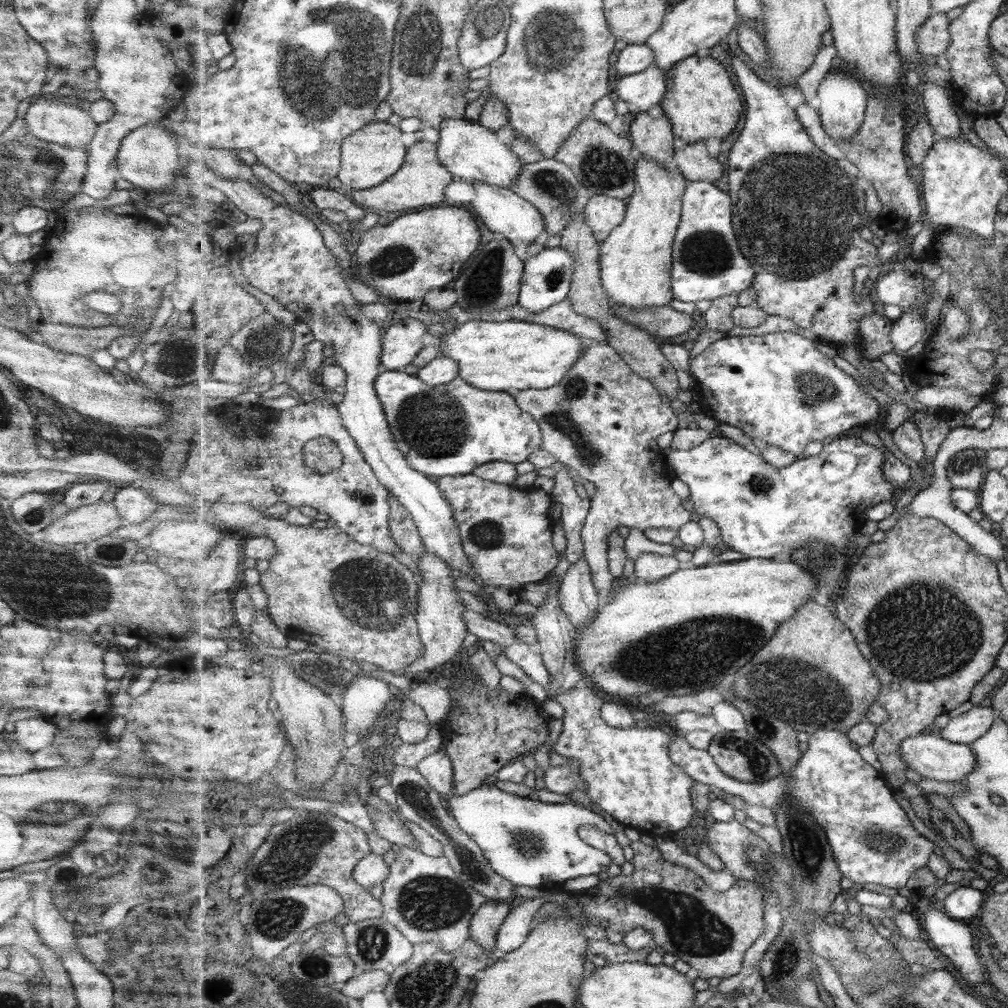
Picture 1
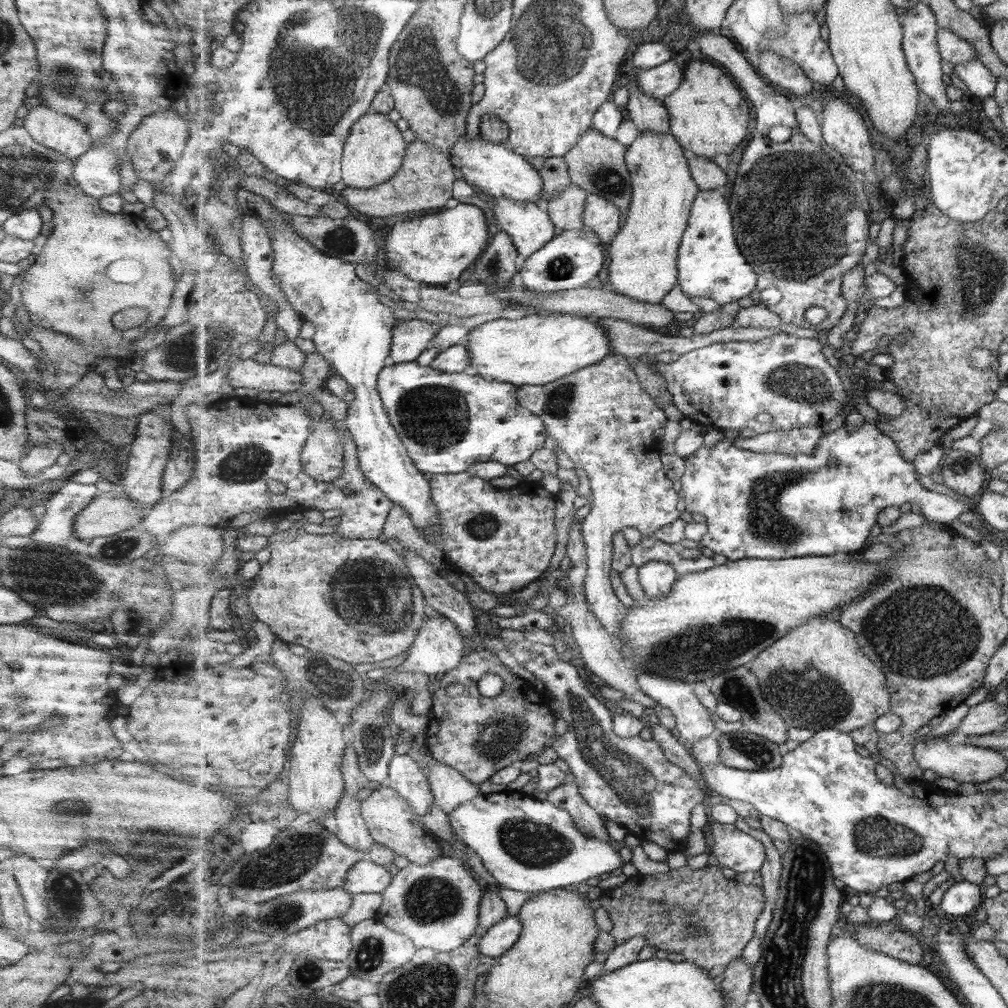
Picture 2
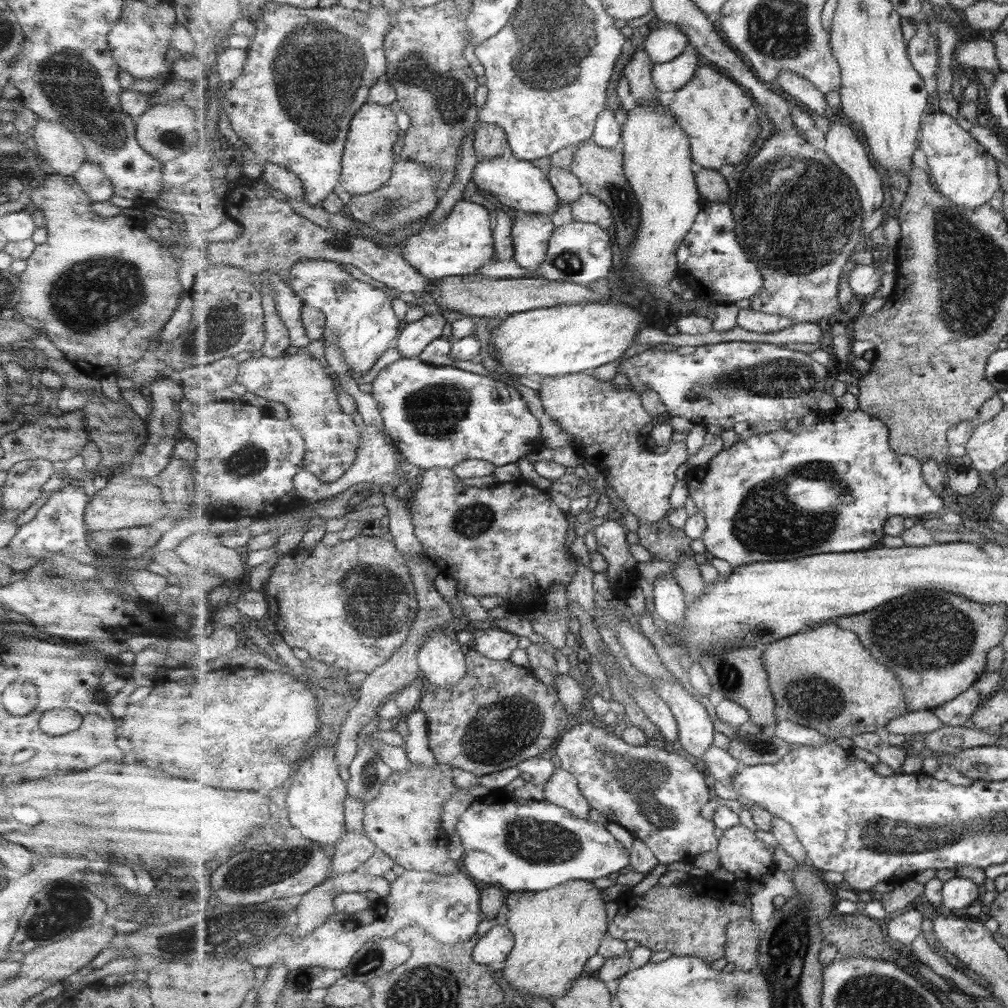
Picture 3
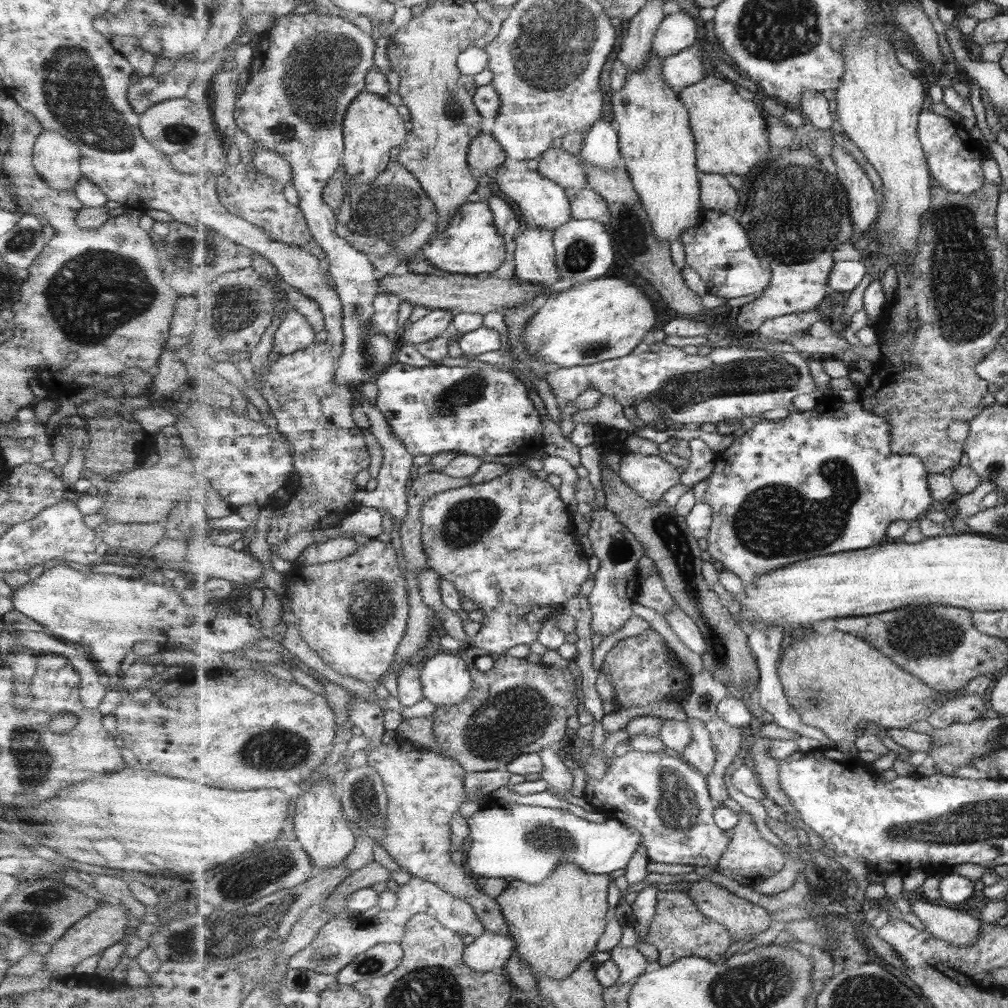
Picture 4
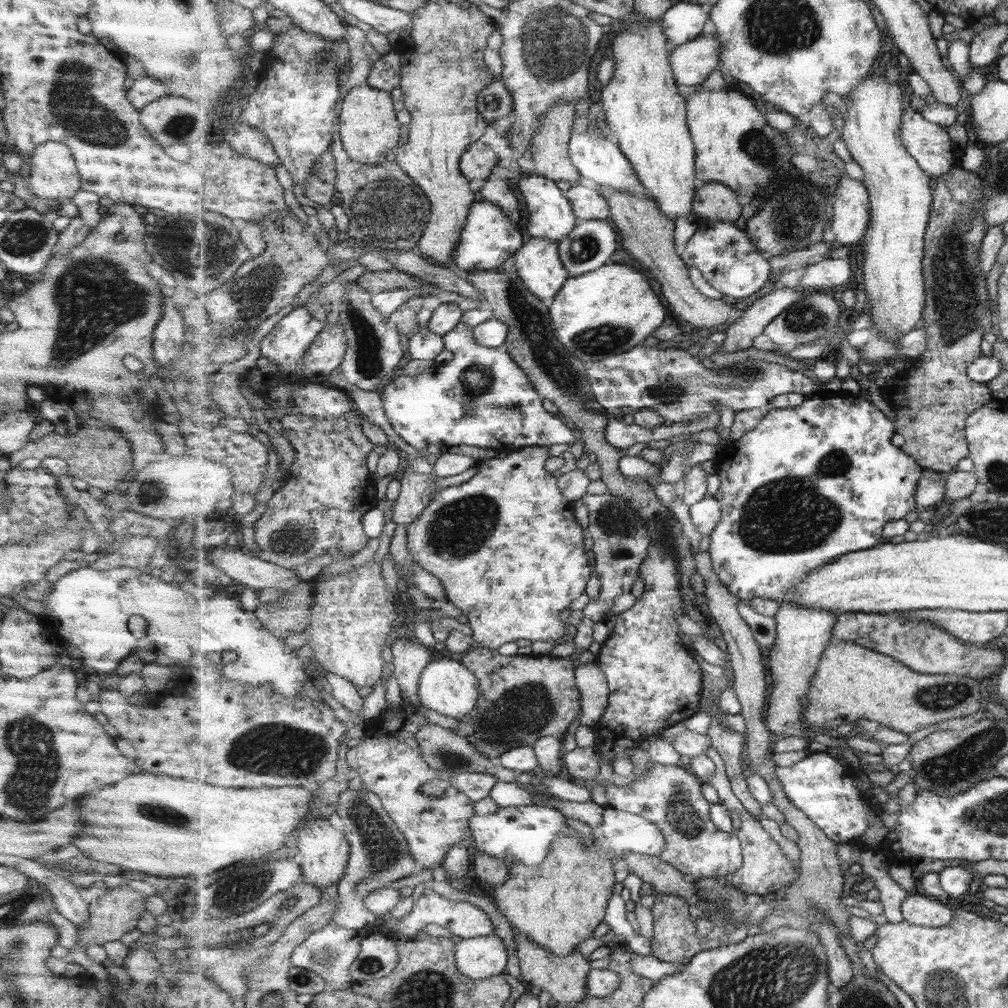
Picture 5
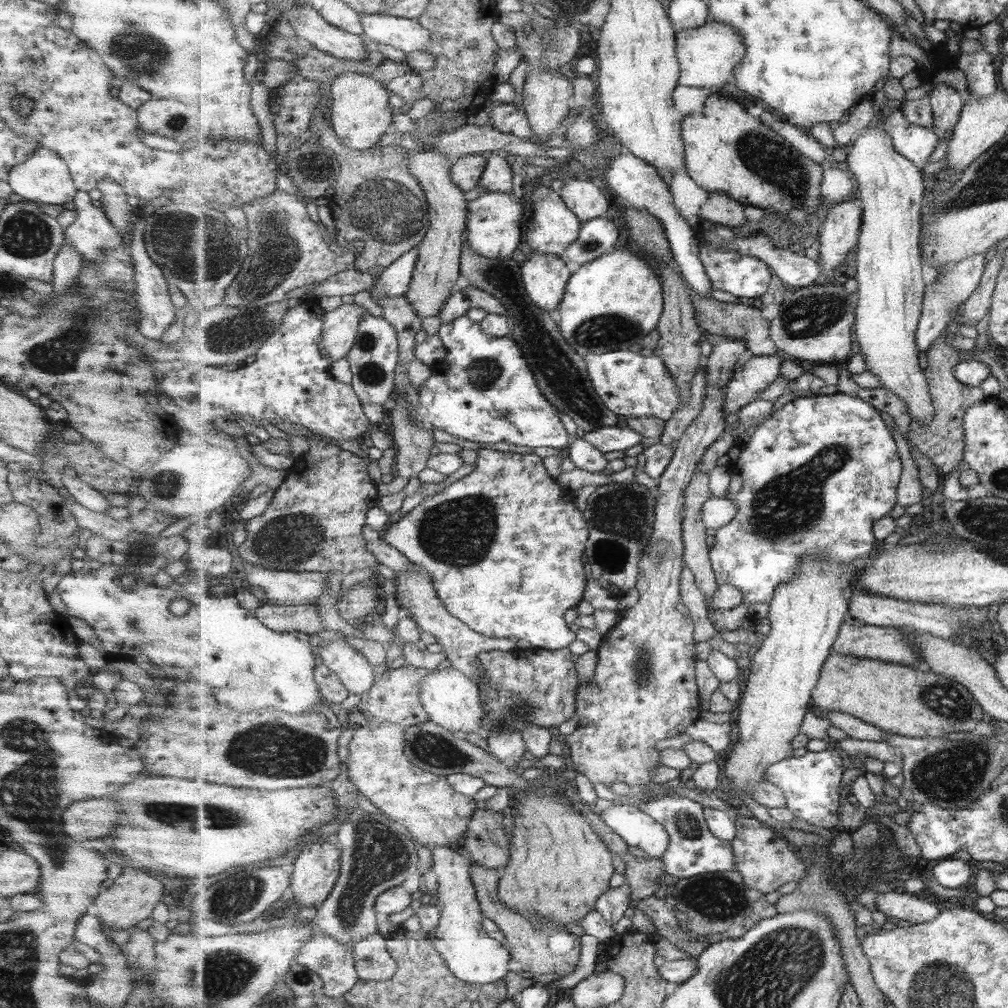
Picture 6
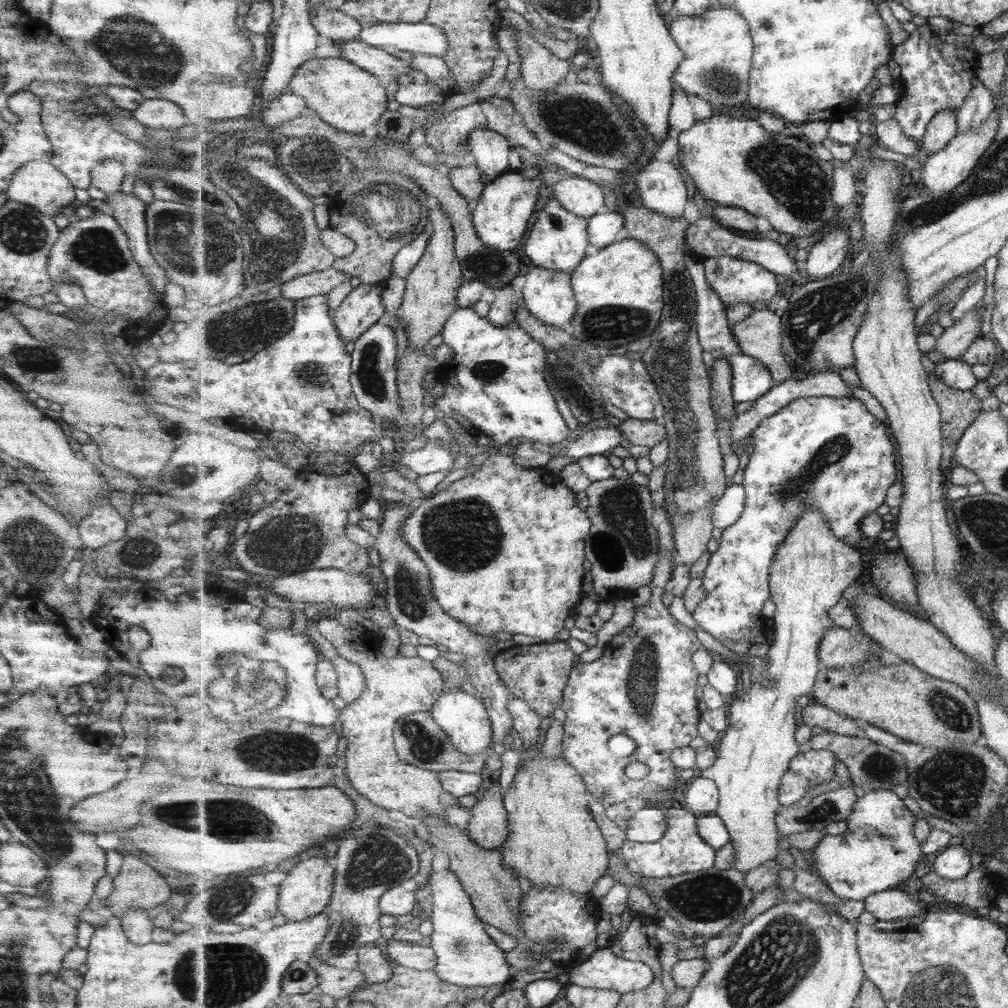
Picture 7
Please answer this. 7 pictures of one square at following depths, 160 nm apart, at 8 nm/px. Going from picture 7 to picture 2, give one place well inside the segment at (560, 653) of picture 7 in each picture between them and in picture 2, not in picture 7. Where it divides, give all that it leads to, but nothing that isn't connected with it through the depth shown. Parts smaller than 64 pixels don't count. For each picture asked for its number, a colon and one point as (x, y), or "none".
2: (479, 736)
3: (475, 727)
4: (517, 707)
5: (523, 697)
6: (540, 686)

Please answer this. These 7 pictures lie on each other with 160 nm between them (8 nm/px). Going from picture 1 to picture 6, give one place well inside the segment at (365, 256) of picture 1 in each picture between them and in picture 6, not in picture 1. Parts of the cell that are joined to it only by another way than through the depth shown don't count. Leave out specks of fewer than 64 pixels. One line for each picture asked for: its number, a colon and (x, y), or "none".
2: (436, 247)
3: (459, 245)
4: (472, 244)
5: (490, 236)
6: (493, 230)

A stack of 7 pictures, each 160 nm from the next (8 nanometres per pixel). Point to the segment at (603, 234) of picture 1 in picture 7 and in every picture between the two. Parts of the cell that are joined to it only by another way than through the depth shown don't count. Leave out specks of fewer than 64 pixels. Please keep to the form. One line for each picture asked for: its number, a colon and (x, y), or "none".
2: (602, 216)
3: (589, 208)
4: (587, 204)
5: (589, 204)
6: (584, 198)
7: (584, 197)

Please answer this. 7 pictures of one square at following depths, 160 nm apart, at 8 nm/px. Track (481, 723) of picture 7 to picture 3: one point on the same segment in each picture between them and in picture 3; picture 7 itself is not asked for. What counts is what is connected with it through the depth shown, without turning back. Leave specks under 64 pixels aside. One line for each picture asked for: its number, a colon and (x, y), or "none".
3: (443, 663)
4: (446, 680)
5: (447, 686)
6: (453, 700)

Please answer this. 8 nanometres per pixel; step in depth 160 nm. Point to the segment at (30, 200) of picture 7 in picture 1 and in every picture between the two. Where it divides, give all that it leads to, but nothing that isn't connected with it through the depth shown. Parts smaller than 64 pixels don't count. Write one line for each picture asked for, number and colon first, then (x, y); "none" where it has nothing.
1: (55, 122)
2: (62, 134)
3: (61, 153)
4: (55, 159)
5: (51, 175)
6: (43, 178)

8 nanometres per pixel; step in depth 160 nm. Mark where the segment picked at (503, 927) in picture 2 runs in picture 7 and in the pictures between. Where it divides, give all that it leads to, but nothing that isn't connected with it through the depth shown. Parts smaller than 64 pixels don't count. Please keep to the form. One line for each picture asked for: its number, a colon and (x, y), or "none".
3: (493, 949)
4: (488, 953)
5: (480, 957)
6: (473, 956)
7: (467, 955)

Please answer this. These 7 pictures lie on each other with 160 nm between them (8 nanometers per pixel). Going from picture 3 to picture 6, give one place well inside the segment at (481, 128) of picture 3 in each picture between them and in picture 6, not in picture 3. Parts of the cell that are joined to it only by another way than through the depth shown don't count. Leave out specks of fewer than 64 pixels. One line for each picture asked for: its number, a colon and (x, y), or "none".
4: (485, 153)
5: (477, 164)
6: (467, 172)

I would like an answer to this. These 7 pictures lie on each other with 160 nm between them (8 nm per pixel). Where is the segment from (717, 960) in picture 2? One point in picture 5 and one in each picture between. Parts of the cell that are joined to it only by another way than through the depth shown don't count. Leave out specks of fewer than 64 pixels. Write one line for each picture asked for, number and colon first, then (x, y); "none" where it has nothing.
3: (692, 919)
4: (679, 929)
5: (675, 940)

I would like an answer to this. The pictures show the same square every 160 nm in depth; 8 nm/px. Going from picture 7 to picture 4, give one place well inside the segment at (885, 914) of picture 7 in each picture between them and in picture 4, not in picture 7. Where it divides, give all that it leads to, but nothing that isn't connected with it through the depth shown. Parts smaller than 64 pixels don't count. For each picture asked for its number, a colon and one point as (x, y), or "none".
4: (960, 927)
5: (920, 910)
6: (904, 906)

